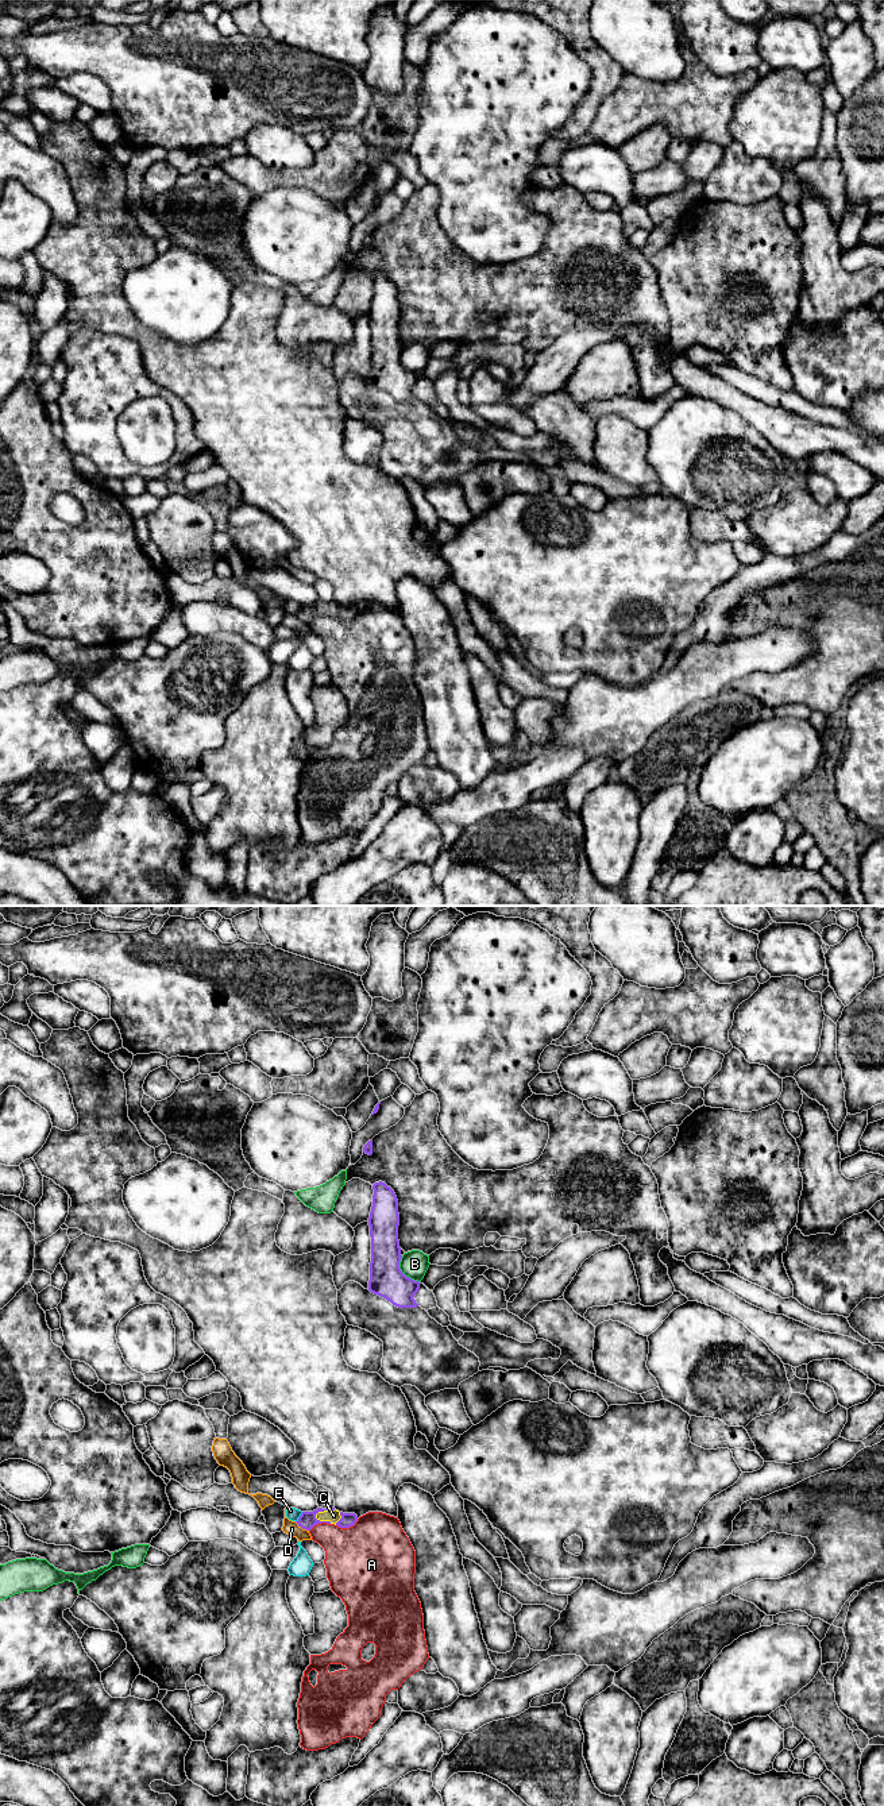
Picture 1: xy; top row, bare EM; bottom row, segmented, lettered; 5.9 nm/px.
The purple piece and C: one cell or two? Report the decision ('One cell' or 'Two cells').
One cell

